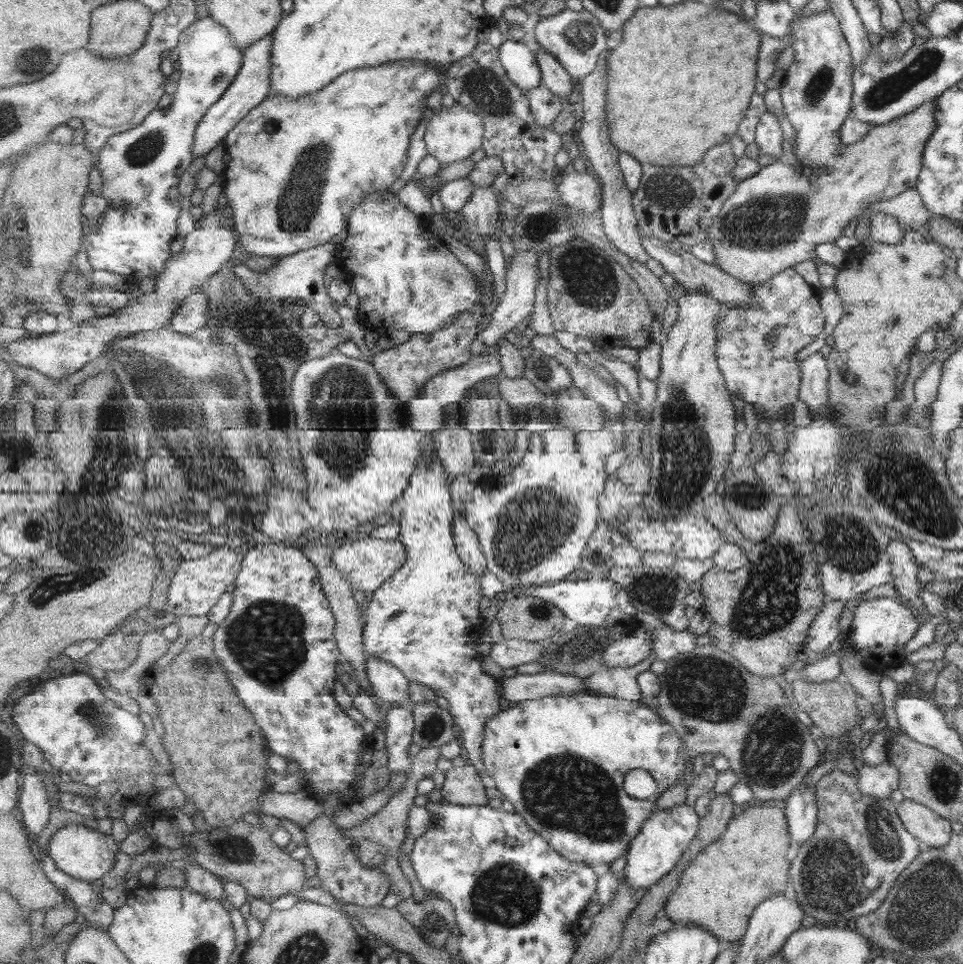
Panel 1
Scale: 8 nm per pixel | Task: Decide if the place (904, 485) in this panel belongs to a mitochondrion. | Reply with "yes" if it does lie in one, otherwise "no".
yes

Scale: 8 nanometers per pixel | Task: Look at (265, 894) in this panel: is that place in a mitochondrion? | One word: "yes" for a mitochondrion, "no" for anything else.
no

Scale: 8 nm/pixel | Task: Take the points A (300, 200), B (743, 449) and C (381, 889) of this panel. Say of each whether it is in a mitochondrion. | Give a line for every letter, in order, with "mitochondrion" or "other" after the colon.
A: mitochondrion
B: other
C: other

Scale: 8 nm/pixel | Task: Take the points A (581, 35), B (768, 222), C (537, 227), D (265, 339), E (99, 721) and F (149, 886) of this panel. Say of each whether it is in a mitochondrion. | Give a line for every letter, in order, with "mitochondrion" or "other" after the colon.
A: mitochondrion
B: mitochondrion
C: mitochondrion
D: mitochondrion
E: mitochondrion
F: other

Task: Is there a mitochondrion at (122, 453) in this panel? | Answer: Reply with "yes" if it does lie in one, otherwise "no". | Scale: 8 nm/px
no

